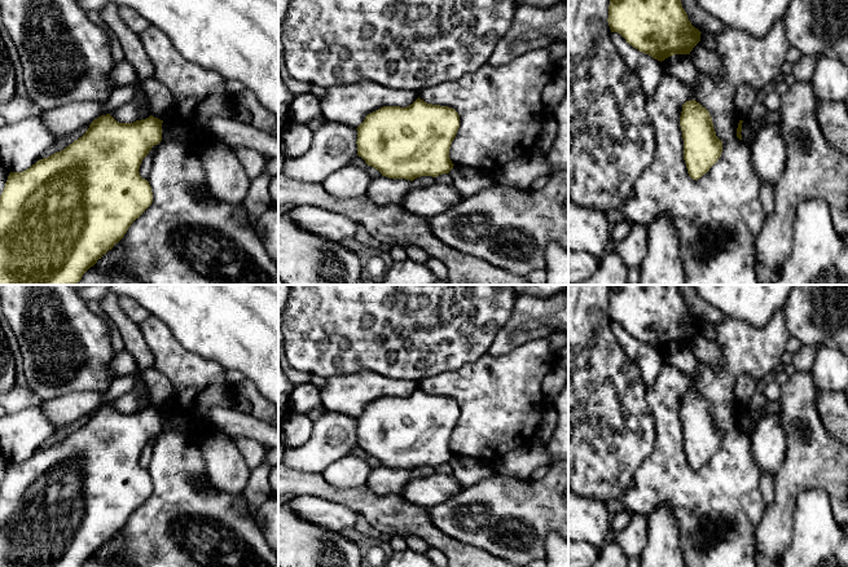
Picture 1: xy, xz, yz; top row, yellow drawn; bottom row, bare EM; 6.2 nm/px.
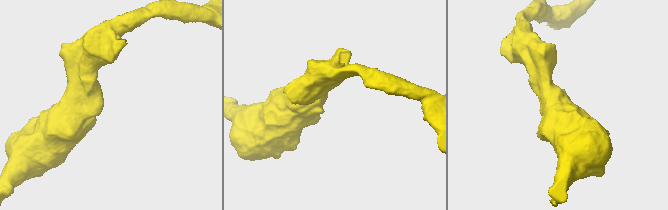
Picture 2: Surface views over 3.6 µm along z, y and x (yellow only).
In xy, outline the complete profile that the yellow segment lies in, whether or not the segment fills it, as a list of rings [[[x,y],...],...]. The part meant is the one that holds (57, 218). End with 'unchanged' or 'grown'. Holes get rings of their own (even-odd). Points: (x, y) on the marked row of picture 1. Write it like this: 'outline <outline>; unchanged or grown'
outline [[[110,114],[101,115],[89,124],[82,137],[63,150],[39,159],[22,172],[10,172],[0,195],[0,285],[76,285],[83,274],[124,237],[131,224],[151,205],[151,186],[140,176],[139,170],[151,148],[162,141],[162,123],[163,120],[153,115],[133,123],[119,123]]]; unchanged

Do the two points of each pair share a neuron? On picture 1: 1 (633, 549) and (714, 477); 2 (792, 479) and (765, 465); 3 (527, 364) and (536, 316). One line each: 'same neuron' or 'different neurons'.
1: different neurons
2: different neurons
3: different neurons

